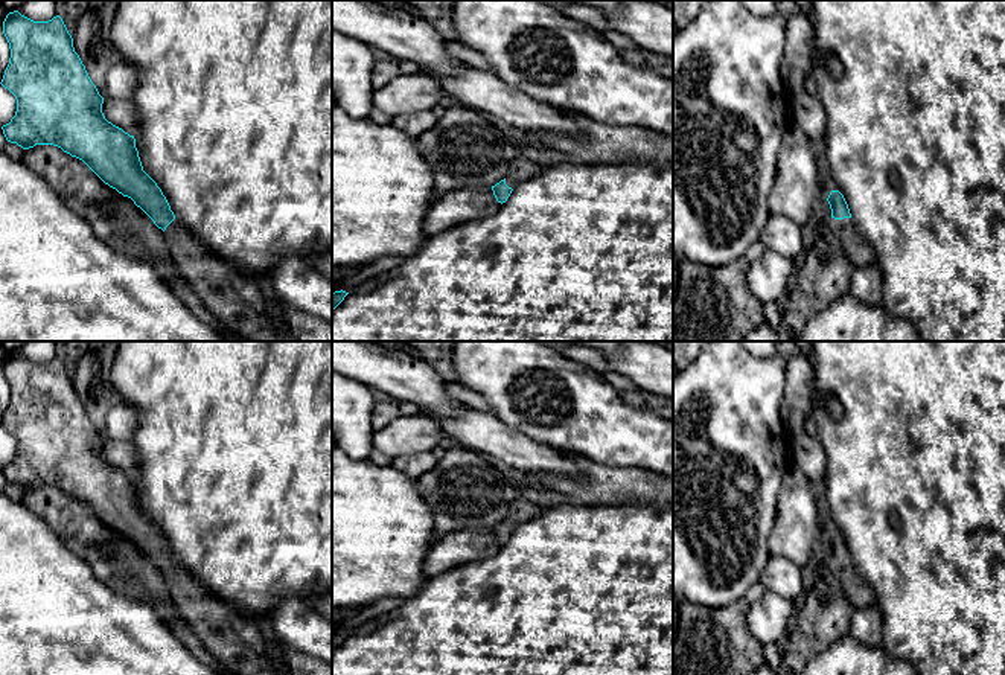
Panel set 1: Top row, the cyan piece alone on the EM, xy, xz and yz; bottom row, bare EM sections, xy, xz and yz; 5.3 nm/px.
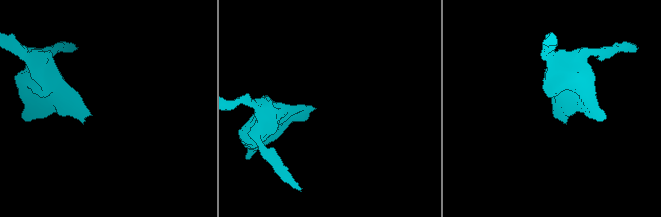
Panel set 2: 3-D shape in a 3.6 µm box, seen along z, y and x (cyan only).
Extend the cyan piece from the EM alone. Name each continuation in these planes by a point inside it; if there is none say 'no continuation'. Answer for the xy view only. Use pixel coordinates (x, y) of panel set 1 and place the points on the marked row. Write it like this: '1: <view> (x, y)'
1: xy (245, 303)

